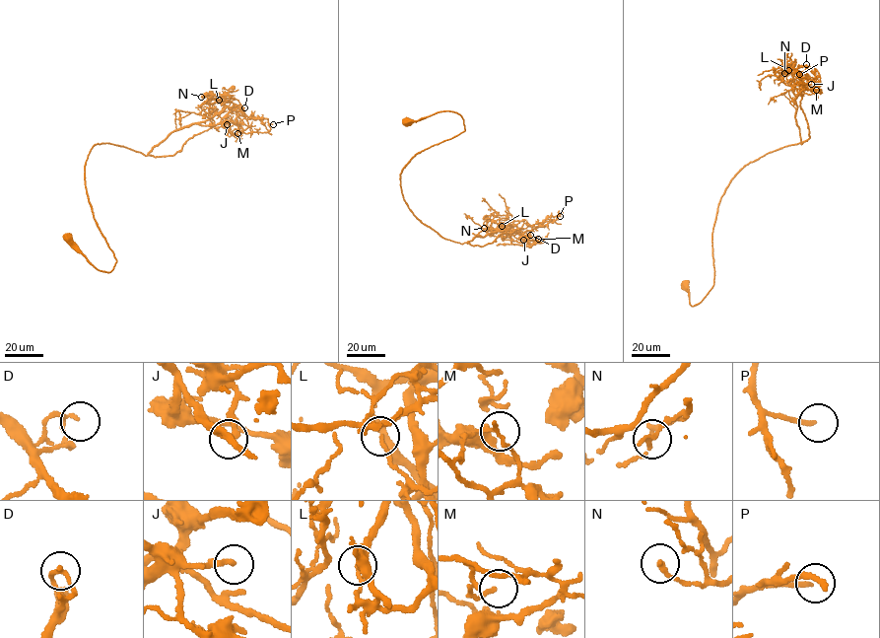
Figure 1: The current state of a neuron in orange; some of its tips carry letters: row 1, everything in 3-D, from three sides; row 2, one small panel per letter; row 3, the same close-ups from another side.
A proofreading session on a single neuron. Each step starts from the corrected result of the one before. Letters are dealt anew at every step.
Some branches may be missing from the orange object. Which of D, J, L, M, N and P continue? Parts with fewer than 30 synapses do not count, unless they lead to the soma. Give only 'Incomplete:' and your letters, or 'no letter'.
Incomplete: J

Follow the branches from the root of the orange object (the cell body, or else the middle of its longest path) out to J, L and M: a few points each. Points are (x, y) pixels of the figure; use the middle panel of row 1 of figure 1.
J: (407, 123), (449, 111), (465, 129), (401, 172), (414, 215), (461, 244), (505, 230), (523, 240)
L: (407, 123), (449, 111), (465, 130), (402, 170), (414, 214), (461, 244), (509, 226), (502, 226)
M: (407, 123), (449, 111), (465, 129), (401, 172), (404, 200), (422, 223), (461, 244), (505, 230), (538, 239)

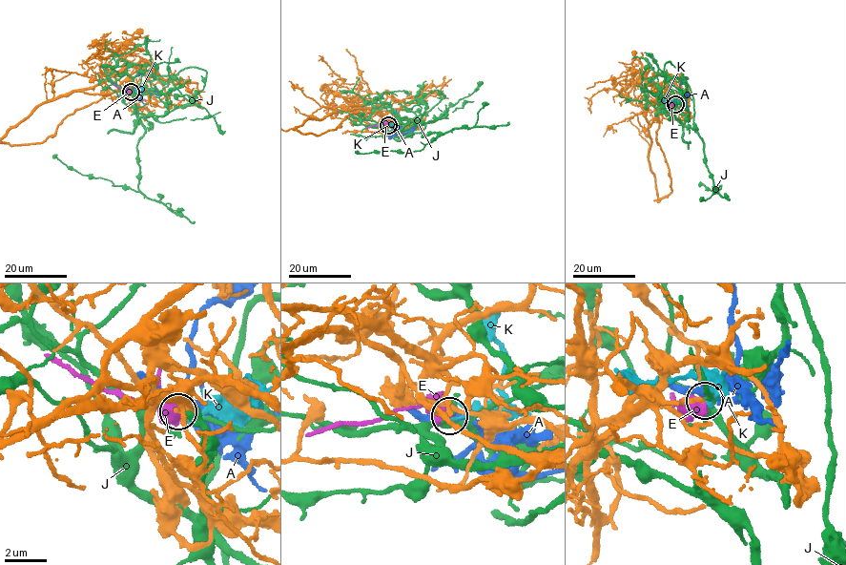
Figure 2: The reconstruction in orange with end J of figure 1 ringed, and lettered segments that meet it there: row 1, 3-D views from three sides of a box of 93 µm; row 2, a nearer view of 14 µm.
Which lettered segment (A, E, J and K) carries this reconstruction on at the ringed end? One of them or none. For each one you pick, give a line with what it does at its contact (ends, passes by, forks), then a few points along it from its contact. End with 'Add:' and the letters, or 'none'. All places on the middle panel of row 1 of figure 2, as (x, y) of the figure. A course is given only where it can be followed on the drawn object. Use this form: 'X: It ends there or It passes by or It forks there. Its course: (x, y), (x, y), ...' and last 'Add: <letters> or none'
Add: none

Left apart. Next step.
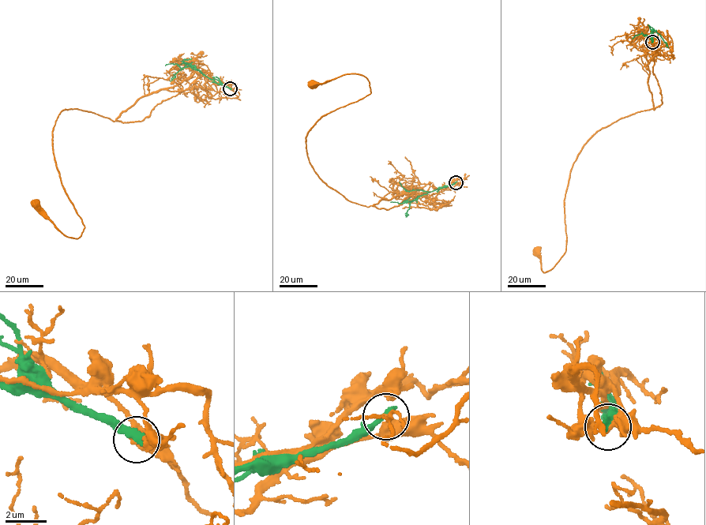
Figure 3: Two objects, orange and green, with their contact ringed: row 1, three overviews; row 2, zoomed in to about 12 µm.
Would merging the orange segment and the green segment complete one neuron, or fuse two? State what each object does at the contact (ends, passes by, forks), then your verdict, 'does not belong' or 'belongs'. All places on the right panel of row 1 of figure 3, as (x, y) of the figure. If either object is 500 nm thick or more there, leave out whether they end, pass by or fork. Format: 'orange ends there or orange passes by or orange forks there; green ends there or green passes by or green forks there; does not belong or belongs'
orange passes by; green ends there; does not belong

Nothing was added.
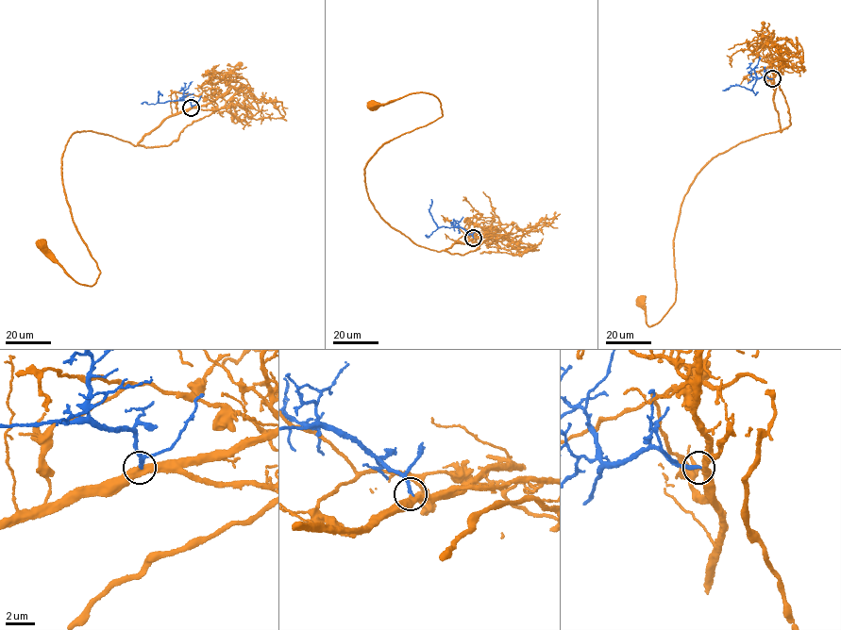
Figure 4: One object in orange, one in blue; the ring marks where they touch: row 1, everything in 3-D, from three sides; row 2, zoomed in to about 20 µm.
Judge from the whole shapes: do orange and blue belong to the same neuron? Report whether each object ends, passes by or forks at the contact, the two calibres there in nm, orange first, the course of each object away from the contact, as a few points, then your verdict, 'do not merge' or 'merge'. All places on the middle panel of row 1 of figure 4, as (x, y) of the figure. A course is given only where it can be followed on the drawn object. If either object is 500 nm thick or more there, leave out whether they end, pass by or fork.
orange passes by; blue ends there; 440 nm thick on the orange side, 260 nm on the other; orange runs (473, 238), (430, 250), (381, 218), (366, 190), (366, 164), (388, 141), (443, 115), (427, 93), (373, 107); blue runs (473, 238), (460, 227), (438, 226), (429, 211), (430, 199); merge

